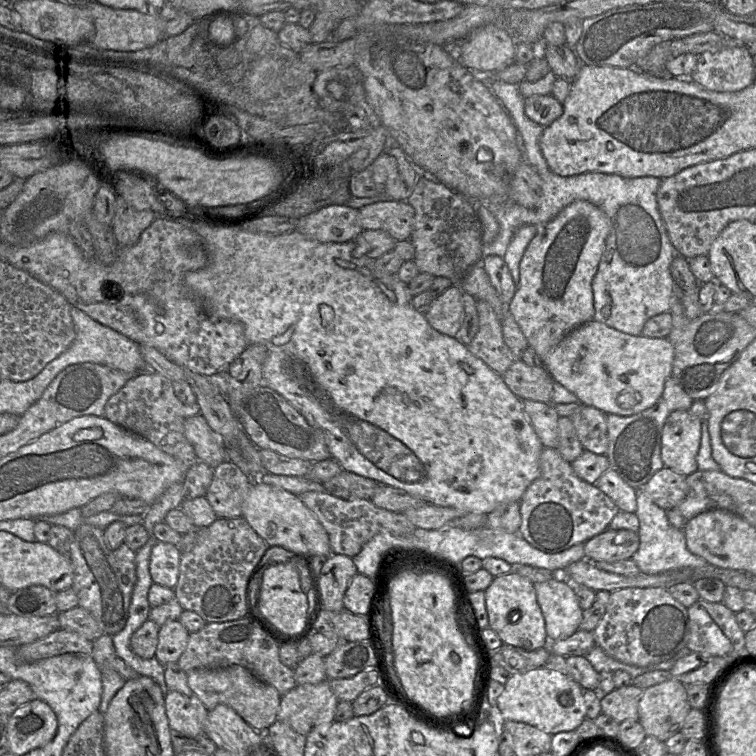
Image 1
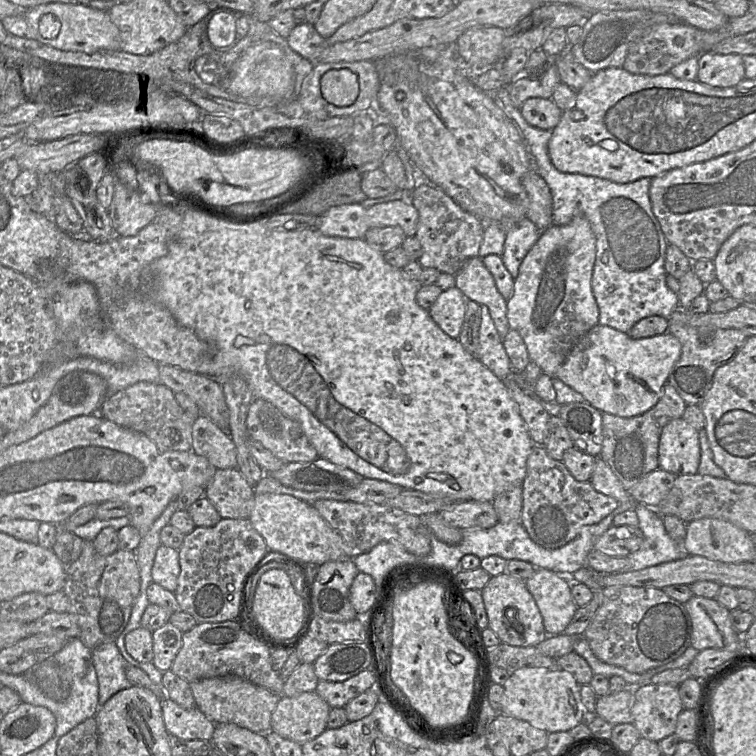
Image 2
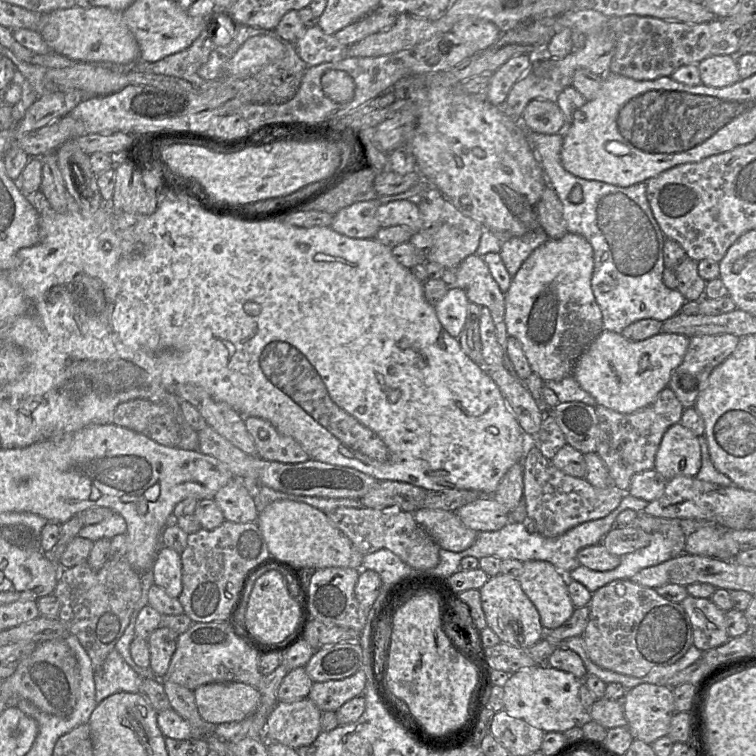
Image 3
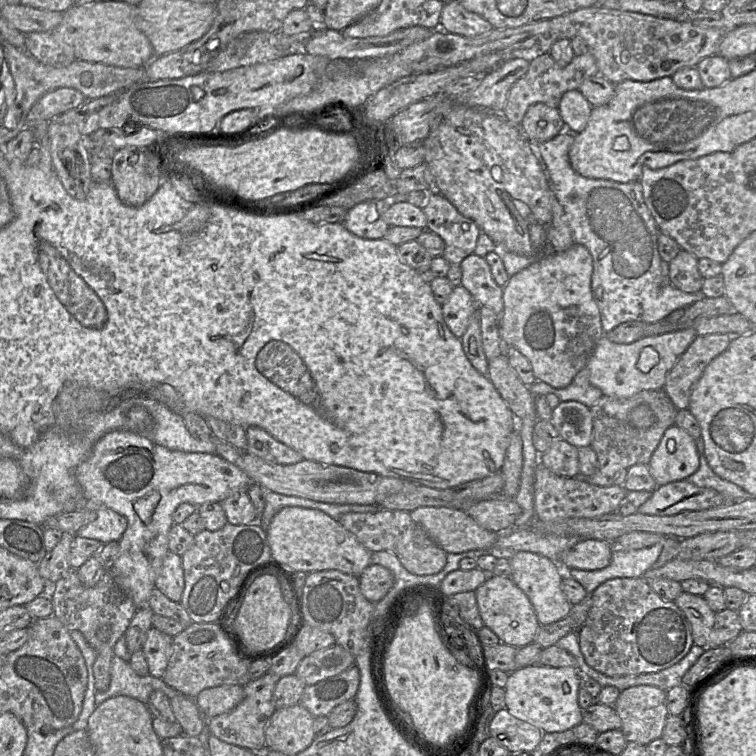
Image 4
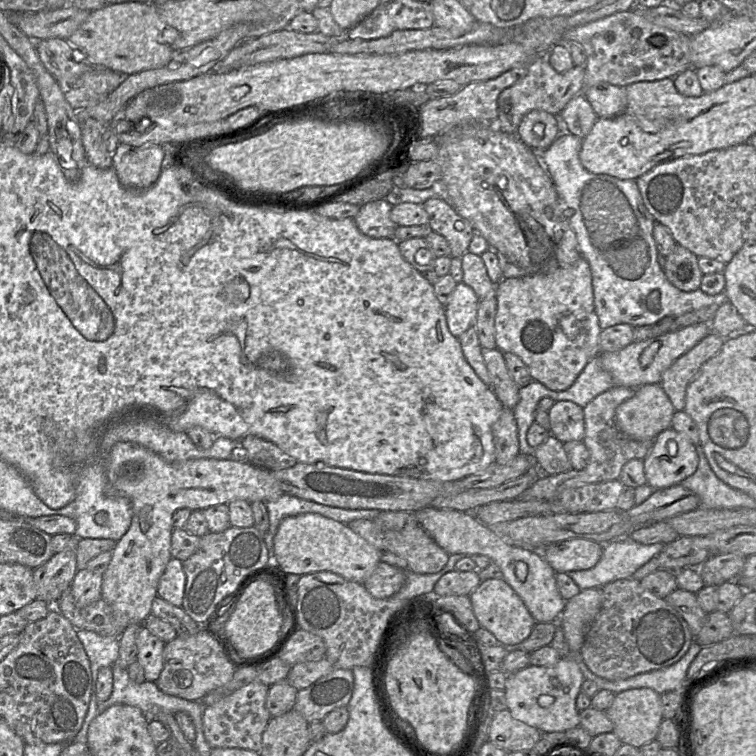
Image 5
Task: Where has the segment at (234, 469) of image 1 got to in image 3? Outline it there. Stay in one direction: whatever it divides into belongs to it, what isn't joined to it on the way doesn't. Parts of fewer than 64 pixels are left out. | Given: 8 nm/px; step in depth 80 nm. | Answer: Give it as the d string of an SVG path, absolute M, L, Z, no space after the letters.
M234 477L214 496L224 519L233 523L256 522L258 512L254 499L243 485L243 478Z

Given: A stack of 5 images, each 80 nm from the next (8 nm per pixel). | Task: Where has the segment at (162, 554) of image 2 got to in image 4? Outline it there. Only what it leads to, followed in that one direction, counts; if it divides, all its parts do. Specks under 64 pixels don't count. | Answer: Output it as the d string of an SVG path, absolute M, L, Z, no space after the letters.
M169 551L163 559L155 588L174 602L180 602L185 581L181 557Z

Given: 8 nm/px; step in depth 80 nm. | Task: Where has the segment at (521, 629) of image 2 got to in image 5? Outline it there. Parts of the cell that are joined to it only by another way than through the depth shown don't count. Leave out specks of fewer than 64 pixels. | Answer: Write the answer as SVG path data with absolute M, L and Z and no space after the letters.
M503 578L482 581L469 596L480 627L491 632L504 647L515 647L522 643L536 625L522 599Z

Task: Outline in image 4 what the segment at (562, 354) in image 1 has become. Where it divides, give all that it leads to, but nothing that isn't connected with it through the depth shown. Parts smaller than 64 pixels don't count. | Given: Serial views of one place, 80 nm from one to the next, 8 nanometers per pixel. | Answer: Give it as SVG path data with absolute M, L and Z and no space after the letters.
M688 327L622 344L612 342L604 334L586 364L589 380L603 395L621 399L630 398L643 390L662 389L668 372L697 336L695 329Z

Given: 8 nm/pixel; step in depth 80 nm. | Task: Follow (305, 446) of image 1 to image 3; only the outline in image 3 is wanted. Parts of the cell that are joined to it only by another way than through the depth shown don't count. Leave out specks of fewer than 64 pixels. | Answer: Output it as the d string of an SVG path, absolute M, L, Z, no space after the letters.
M246 417L244 422L258 457L286 464L302 463L310 459L296 440L280 434L270 422L258 417Z

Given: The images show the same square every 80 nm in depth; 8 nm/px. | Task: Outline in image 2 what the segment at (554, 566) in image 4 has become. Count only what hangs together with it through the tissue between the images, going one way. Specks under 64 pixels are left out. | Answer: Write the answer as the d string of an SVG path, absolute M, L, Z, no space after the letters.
M538 568L525 584L539 608L547 635L562 634L578 608L571 593L572 580Z

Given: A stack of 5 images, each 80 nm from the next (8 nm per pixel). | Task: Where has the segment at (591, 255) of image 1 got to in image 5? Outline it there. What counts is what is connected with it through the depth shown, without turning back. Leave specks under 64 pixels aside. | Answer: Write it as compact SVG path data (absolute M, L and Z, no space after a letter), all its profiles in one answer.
M580 257L568 267L558 266L551 272L538 272L502 279L496 285L497 313L495 340L497 348L517 355L529 368L533 380L551 390L568 389L577 379L586 364L599 355L601 328L595 311L592 273L588 261Z

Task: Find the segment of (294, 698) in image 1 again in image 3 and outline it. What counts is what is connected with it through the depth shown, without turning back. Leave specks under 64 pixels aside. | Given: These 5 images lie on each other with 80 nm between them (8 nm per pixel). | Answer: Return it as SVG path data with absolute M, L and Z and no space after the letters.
M308 697L294 702L278 701L268 716L264 739L268 742L278 742L294 749L309 745L315 741L321 732L322 713Z

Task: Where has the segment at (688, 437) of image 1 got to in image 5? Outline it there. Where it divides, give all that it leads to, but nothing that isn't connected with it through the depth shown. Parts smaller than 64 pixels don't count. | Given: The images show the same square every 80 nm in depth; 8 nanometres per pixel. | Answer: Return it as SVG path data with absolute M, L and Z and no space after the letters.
M669 427L655 438L643 463L647 484L657 490L691 476L698 467L698 455L685 435Z

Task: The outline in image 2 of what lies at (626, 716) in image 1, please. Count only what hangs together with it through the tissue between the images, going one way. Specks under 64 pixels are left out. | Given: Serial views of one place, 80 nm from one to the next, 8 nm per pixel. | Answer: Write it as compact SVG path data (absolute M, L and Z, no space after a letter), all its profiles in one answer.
M634 688L598 697L596 715L617 725L633 723L631 710L634 704Z

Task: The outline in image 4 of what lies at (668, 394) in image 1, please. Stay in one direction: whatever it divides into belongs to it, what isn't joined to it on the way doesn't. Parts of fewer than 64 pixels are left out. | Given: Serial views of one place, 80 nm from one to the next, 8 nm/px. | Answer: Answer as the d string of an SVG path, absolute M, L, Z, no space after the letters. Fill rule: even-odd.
M663 388L643 390L630 398L623 399L602 395L590 409L593 418L593 435L590 446L597 455L599 468L589 477L579 475L569 478L584 479L598 486L623 486L631 466L648 465L666 430L675 425L678 412ZM640 404L648 404L657 417L656 422L647 429L636 428L629 421L631 410Z

